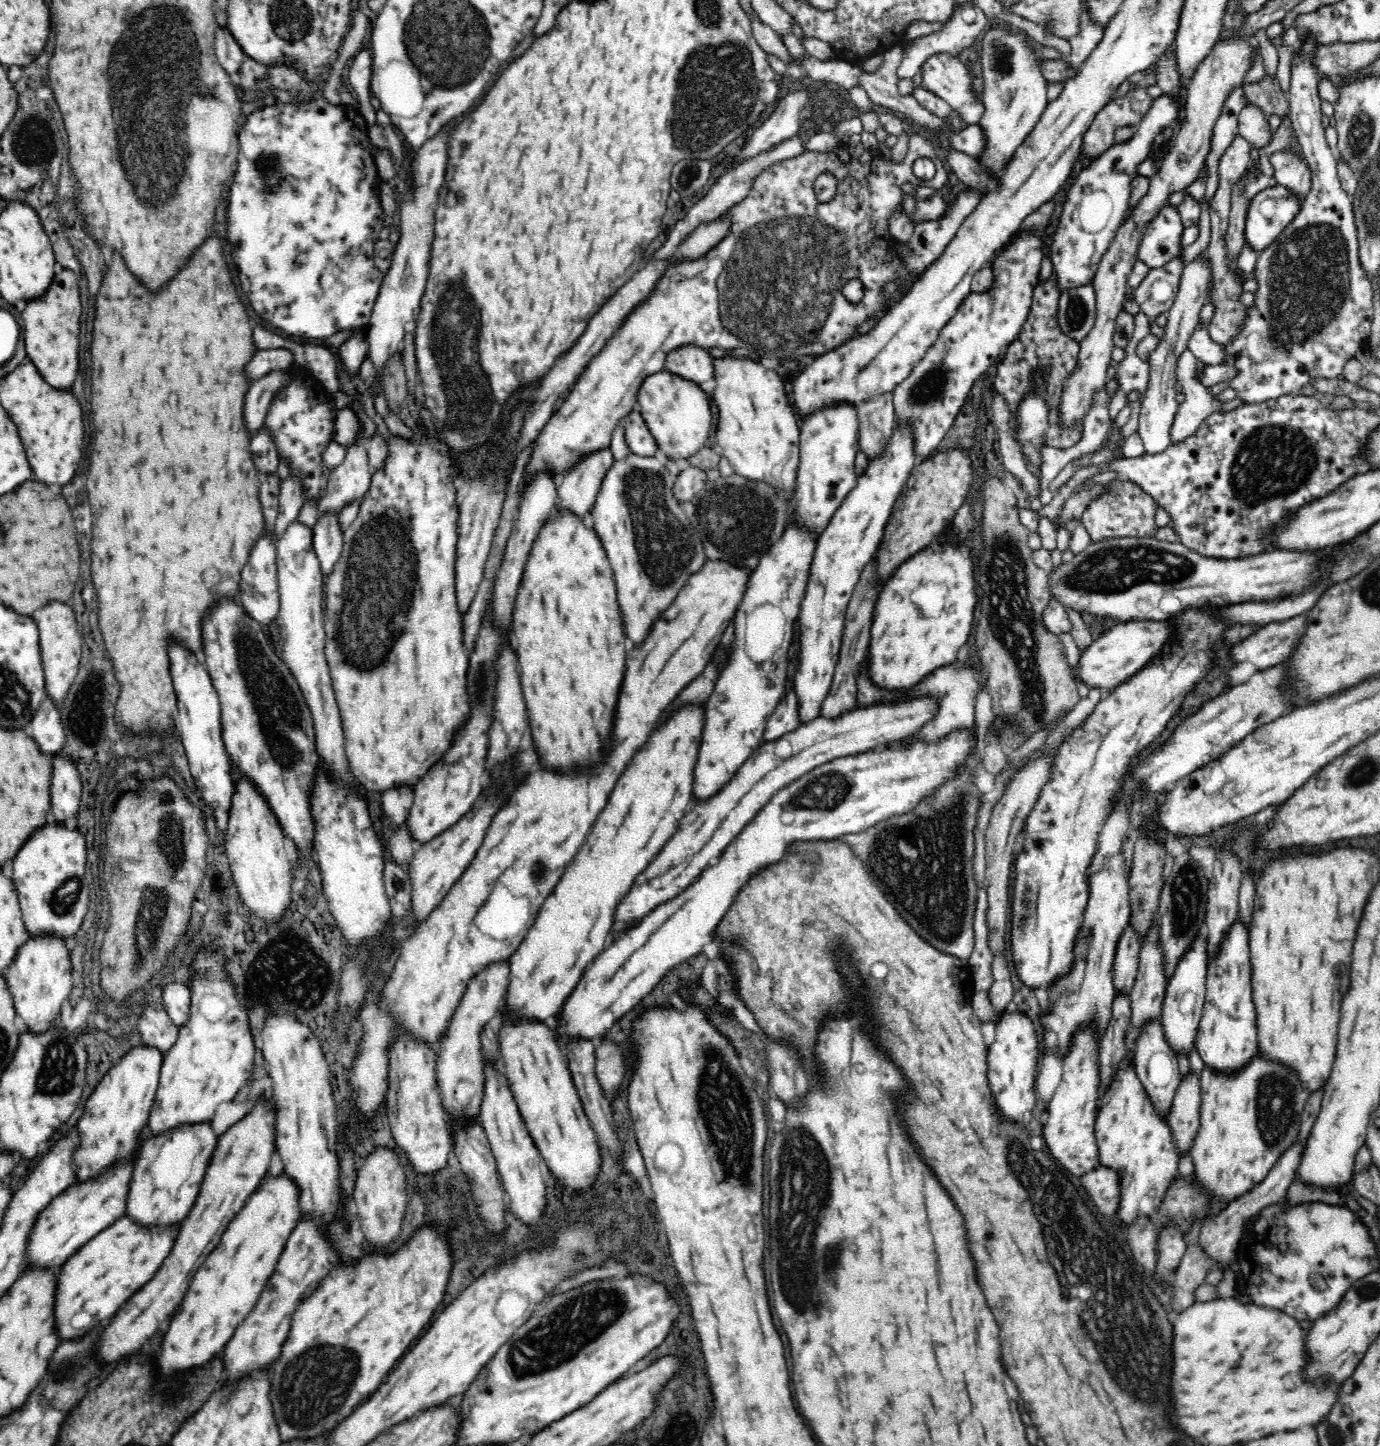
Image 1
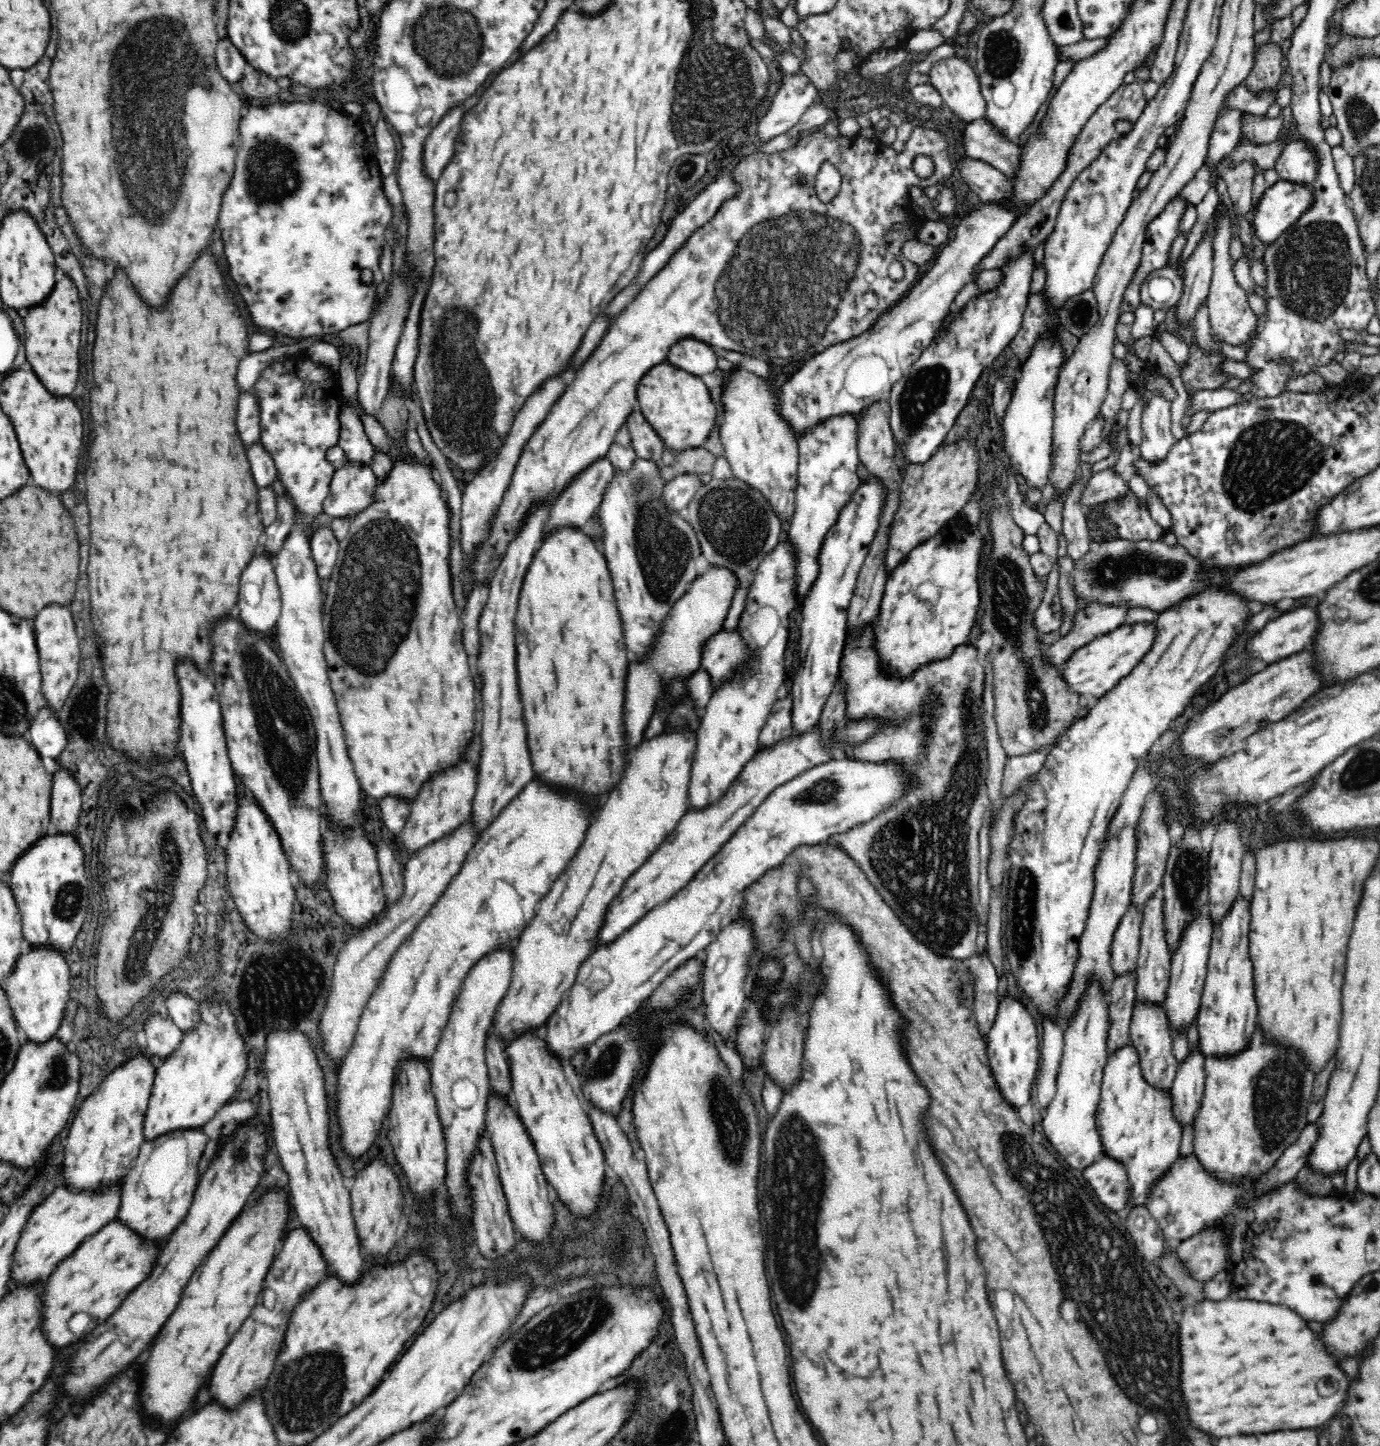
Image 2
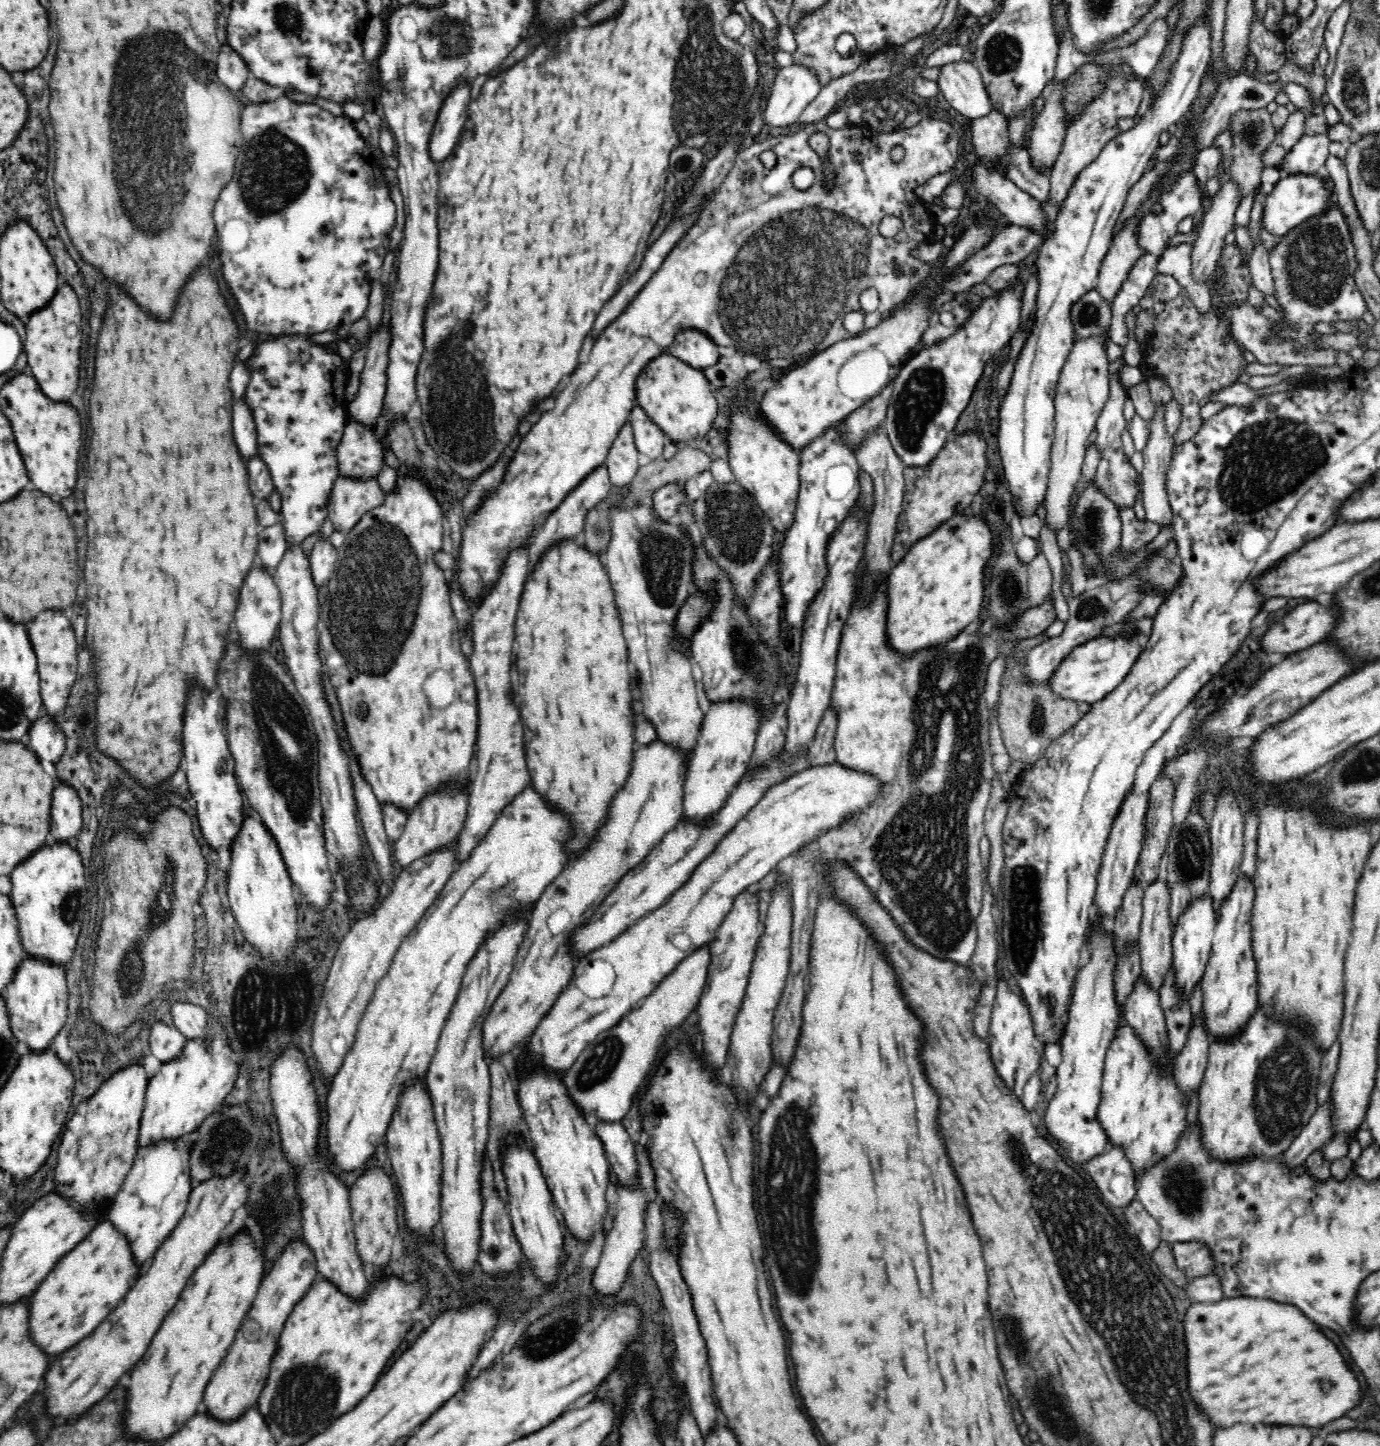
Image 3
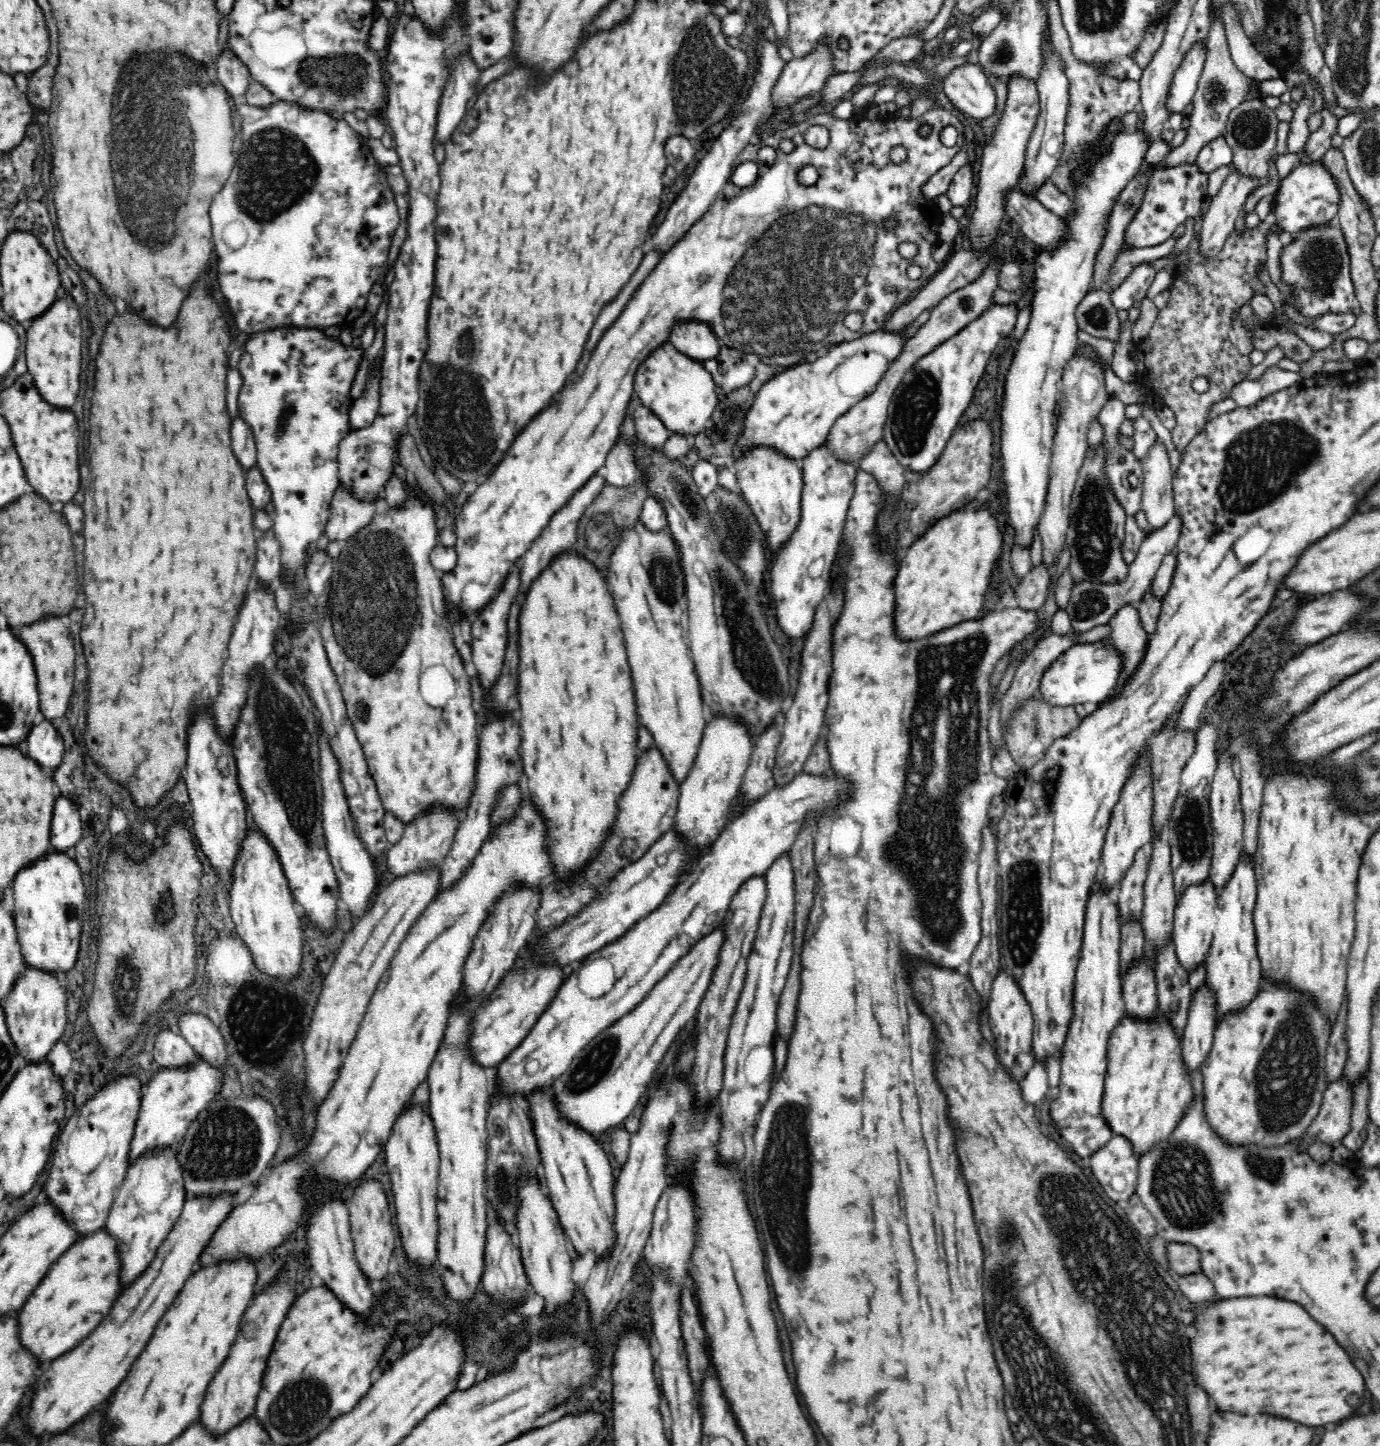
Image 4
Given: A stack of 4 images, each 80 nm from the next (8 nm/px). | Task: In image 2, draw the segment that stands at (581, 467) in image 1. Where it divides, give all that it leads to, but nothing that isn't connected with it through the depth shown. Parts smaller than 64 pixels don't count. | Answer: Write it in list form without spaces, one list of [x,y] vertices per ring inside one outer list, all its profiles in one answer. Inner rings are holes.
[[[607,456],[598,458],[596,462],[592,462],[590,466],[584,468],[578,476],[574,476],[566,488],[562,492],[558,492],[551,501],[551,510],[549,512],[549,520],[545,524],[543,534],[558,528],[558,526],[575,526],[582,530],[582,526],[586,524],[586,520],[596,514],[600,502],[602,502],[602,494],[606,490],[606,486],[610,484],[610,478],[614,472],[614,467]]]

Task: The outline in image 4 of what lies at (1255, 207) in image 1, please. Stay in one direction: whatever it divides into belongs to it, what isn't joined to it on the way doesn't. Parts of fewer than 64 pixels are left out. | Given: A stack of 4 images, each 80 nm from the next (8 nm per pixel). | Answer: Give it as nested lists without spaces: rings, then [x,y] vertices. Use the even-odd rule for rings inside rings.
[[[1310,163],[1308,166],[1295,167],[1289,176],[1281,180],[1274,202],[1269,221],[1279,228],[1280,233],[1298,233],[1331,222],[1337,216],[1340,196],[1336,181],[1323,163]]]

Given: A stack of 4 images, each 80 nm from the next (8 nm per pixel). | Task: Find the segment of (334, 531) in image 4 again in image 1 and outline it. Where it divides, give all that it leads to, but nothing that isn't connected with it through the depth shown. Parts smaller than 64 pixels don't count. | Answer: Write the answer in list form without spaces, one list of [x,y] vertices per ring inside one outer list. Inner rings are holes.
[[[356,413],[358,436],[348,446],[343,446],[345,456],[343,462],[332,468],[327,482],[327,492],[321,500],[319,510],[339,512],[352,500],[363,500],[364,494],[370,488],[370,478],[374,468],[369,466],[367,436],[365,427]]]

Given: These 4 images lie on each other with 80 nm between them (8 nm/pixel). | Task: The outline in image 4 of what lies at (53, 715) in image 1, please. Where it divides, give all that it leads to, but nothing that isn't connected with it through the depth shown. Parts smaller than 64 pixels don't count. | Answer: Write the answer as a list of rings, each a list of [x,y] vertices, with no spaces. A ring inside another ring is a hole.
[[[46,719],[36,724],[28,734],[28,754],[42,766],[42,770],[52,776],[64,756],[64,742],[58,730]]]

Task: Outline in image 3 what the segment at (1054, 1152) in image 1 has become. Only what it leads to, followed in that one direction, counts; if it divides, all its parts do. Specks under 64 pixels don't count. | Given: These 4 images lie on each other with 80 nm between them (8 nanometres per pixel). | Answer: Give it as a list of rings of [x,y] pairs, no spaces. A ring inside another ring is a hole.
[[[1111,933],[1089,936],[1089,962],[1077,972],[1077,985],[1068,1005],[1065,1028],[1061,1036],[1062,1060],[1055,1070],[1055,1095],[1040,1112],[1046,1129],[1066,1151],[1068,1158],[1080,1165],[1100,1156],[1110,1147],[1107,1135],[1097,1118],[1105,1056],[1120,1021],[1120,1007],[1114,999],[1112,974],[1117,965],[1114,937]]]

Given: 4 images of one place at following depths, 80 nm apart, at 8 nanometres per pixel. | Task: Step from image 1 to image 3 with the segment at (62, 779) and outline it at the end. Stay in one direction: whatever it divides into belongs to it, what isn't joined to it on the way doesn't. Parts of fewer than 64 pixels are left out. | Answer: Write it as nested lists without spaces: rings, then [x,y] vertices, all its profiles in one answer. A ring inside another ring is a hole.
[[[58,784],[52,800],[52,828],[50,834],[58,842],[72,841],[82,830],[82,804],[78,792],[68,784]]]

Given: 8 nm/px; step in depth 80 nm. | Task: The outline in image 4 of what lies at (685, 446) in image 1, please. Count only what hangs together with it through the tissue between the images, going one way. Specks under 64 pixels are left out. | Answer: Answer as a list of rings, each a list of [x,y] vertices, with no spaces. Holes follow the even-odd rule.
[[[664,343],[650,354],[638,367],[635,374],[633,390],[637,396],[638,403],[650,409],[658,420],[664,423],[664,427],[672,434],[678,435],[692,434],[696,436],[701,430],[708,428],[716,407],[719,406],[719,391],[714,384],[710,373],[704,369],[702,363],[698,363],[672,347],[671,343]]]

